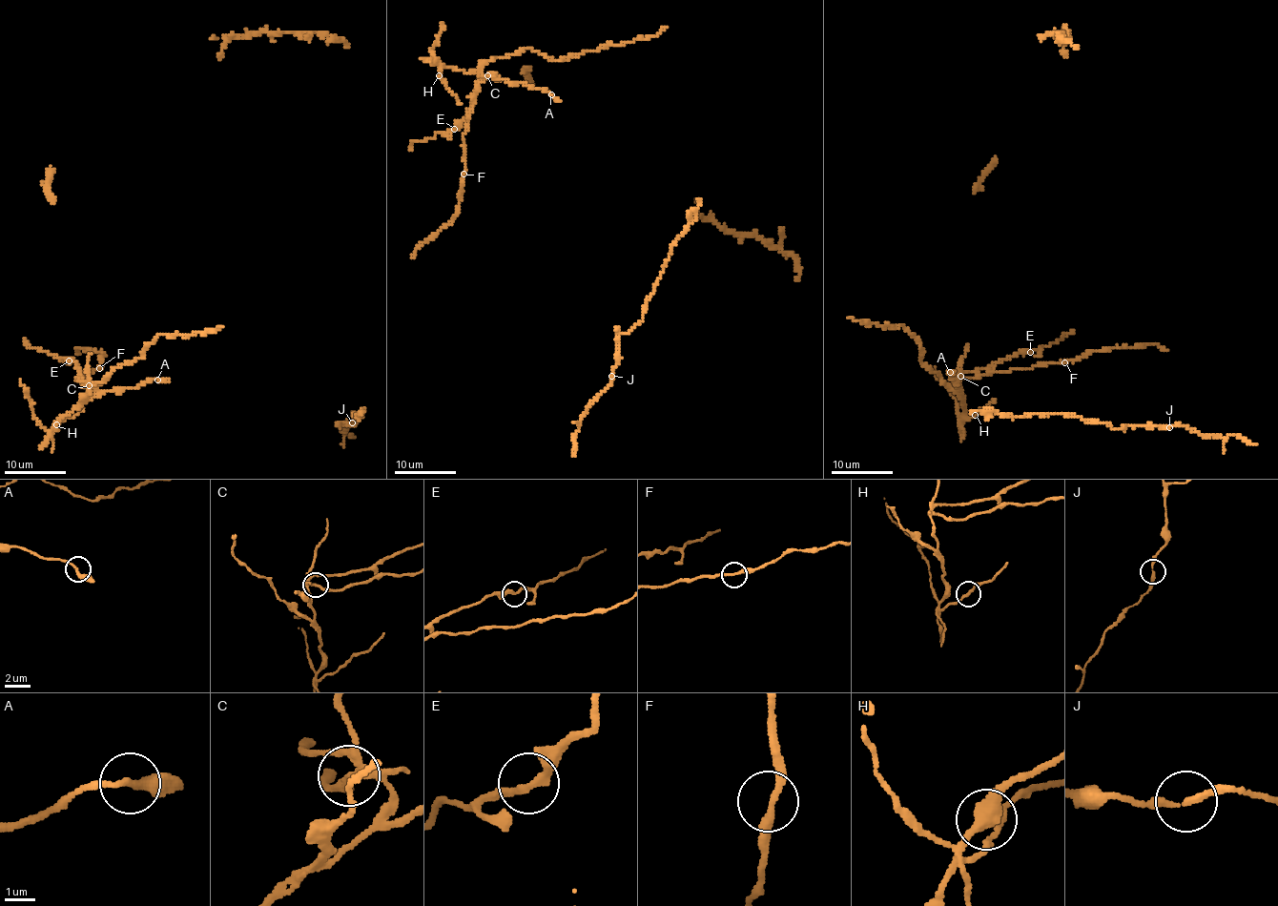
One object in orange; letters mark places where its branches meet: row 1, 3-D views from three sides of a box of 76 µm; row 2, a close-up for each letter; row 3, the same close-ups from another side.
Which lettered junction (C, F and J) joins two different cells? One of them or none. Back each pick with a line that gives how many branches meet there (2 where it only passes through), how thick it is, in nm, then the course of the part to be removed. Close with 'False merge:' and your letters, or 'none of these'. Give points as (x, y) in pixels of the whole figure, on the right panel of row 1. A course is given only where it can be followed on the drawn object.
C: Branches: 3. Thickness 200 nm. Course of the part to remove: (960, 376), (957, 376), (960, 391), (958, 394), (922, 364), (917, 339), (901, 324), (895, 327), (846, 317)
False merge: C

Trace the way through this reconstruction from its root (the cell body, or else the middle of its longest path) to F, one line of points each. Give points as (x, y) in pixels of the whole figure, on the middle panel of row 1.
F: (492, 73), (478, 86), (473, 110), (463, 135), (463, 174)

